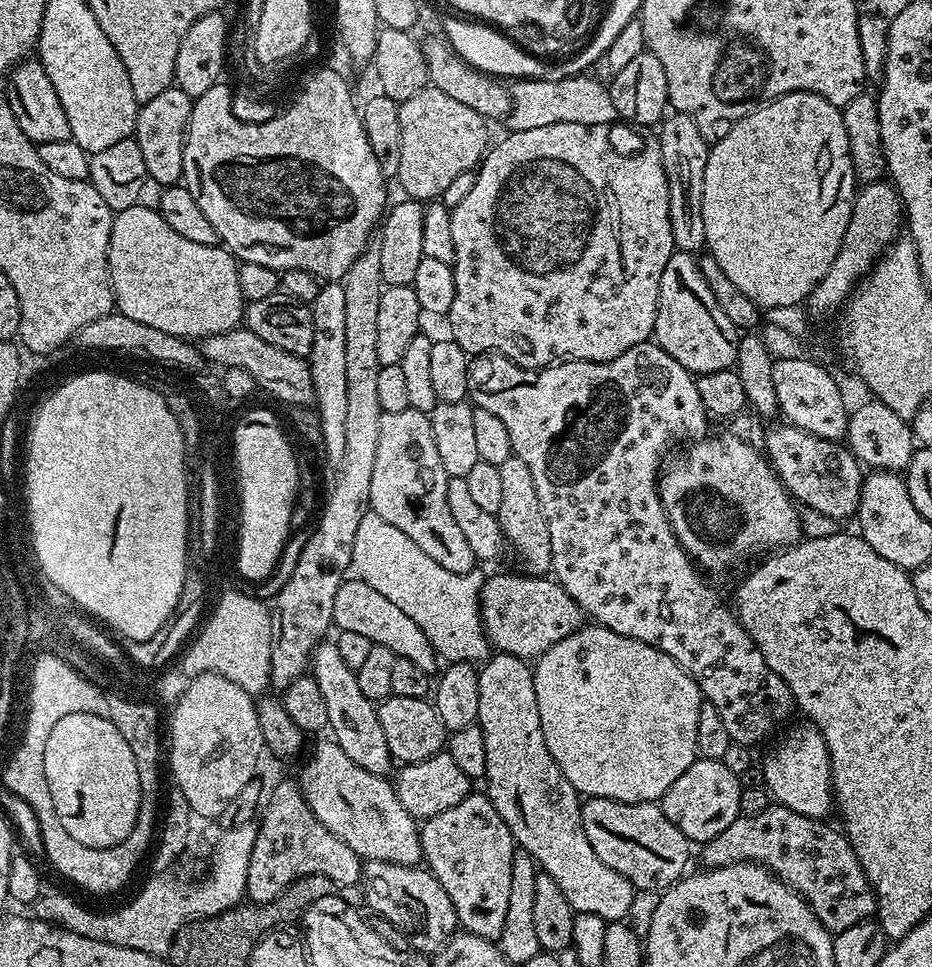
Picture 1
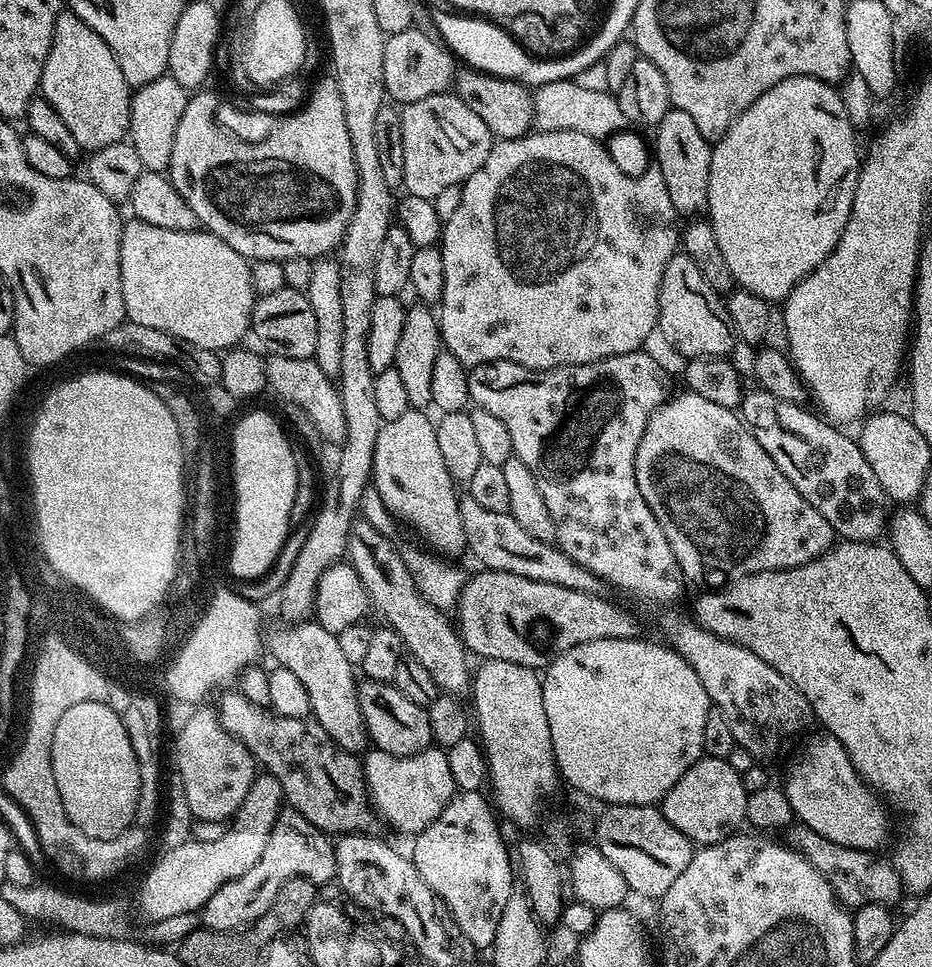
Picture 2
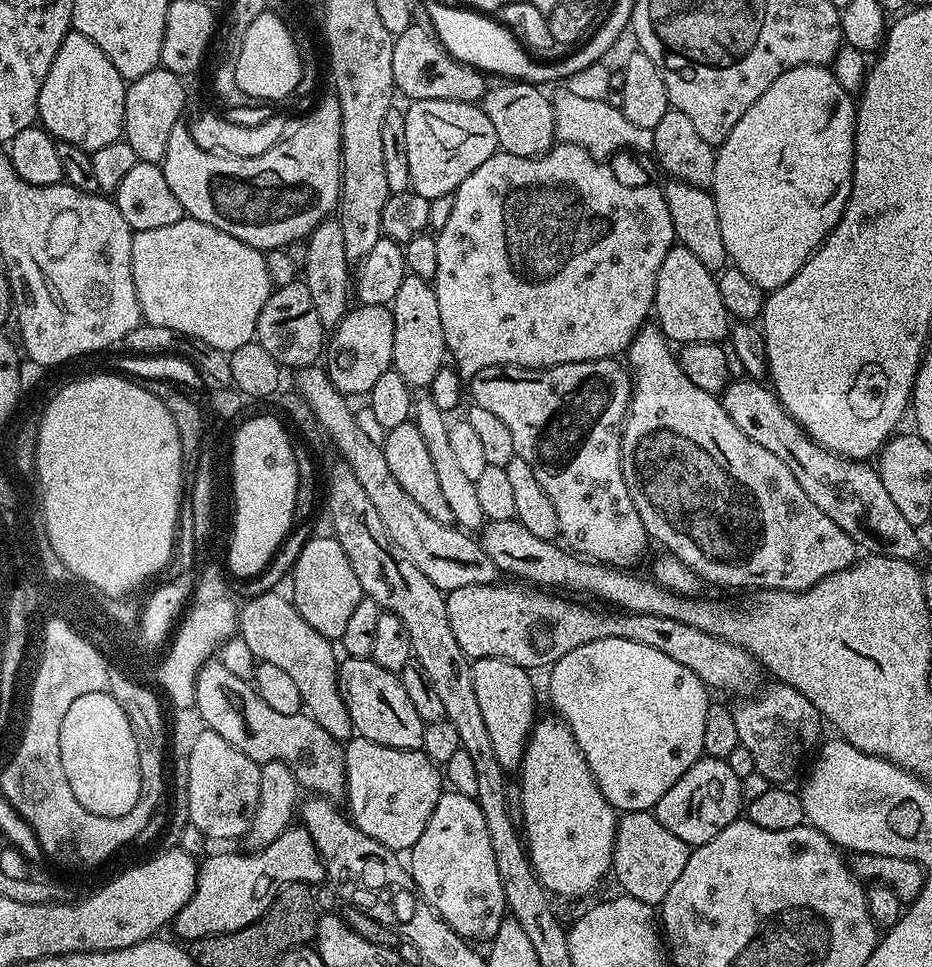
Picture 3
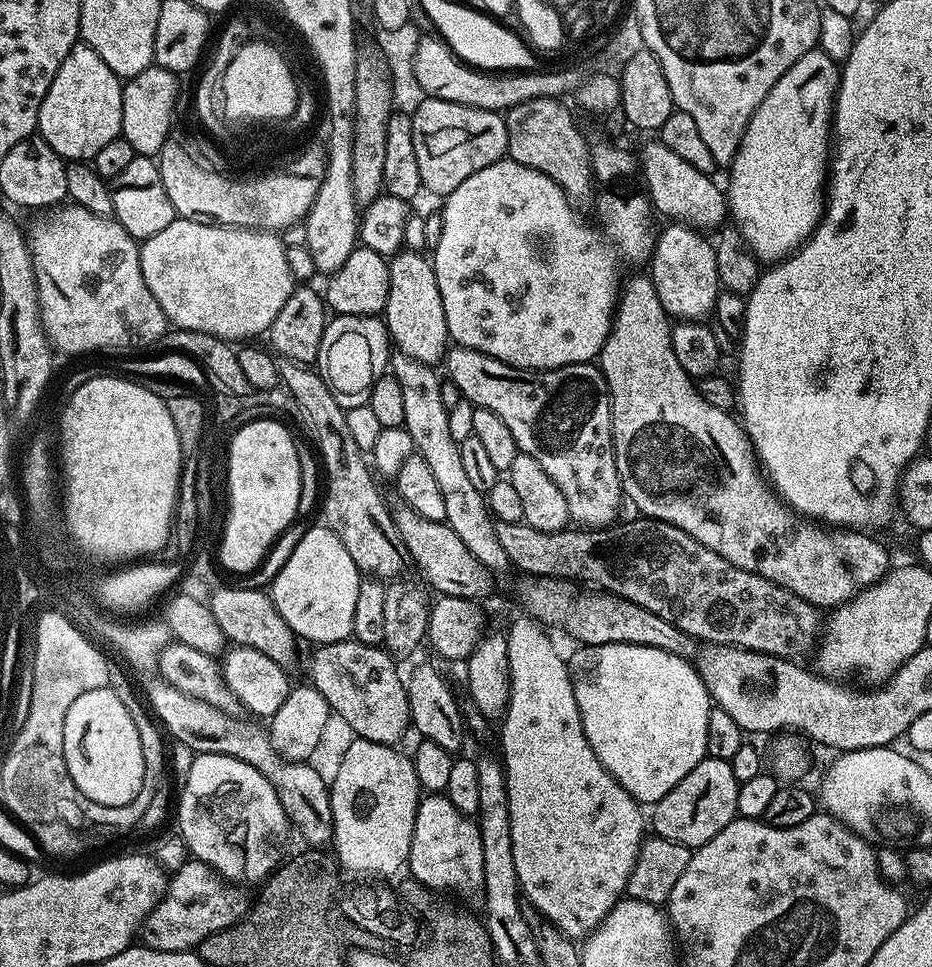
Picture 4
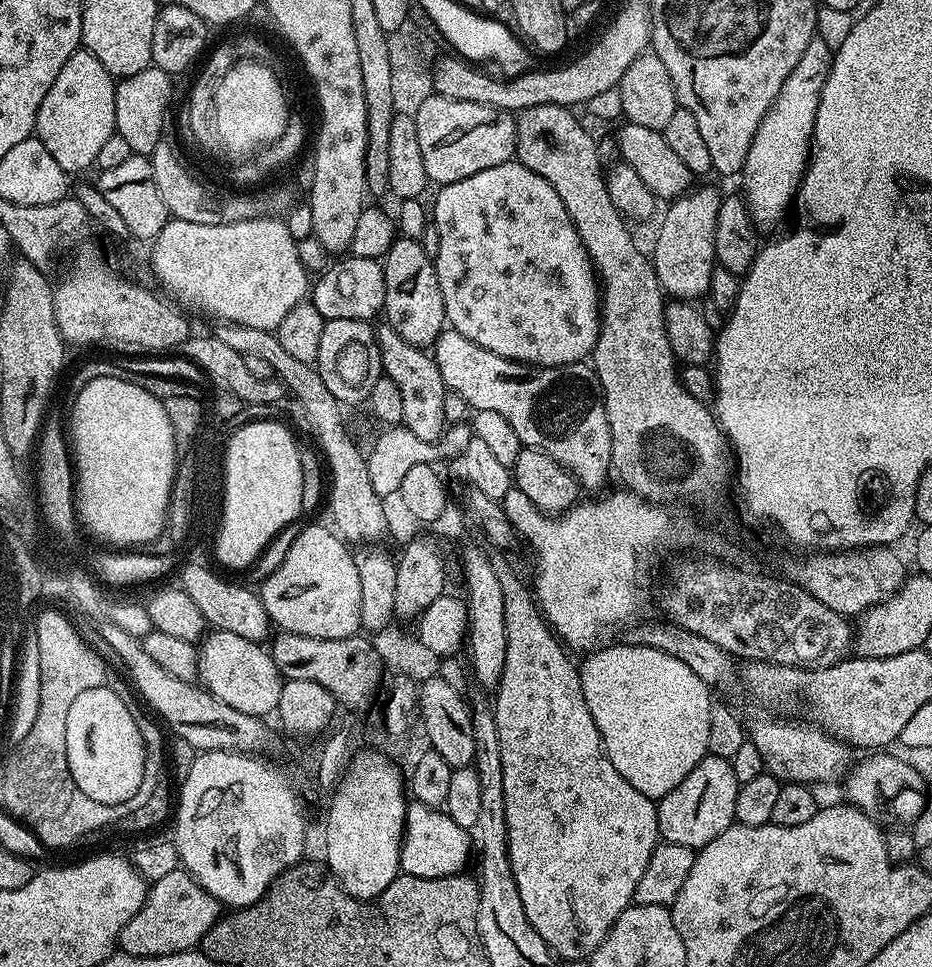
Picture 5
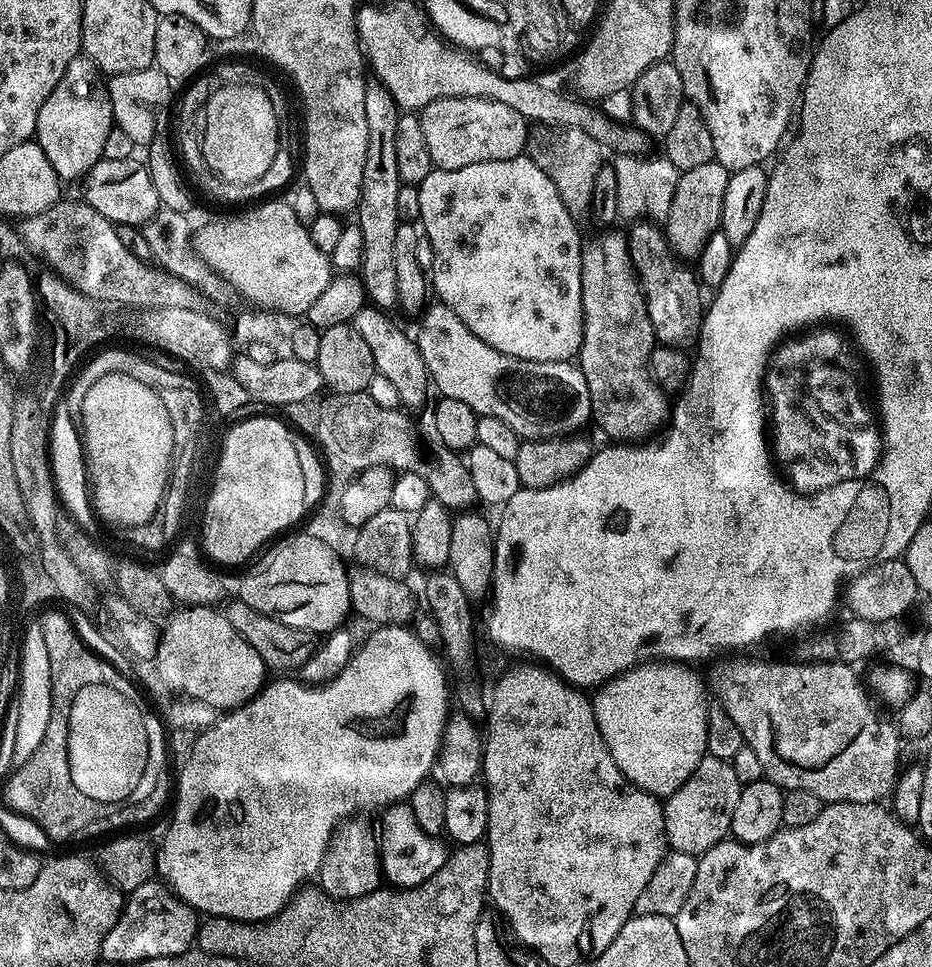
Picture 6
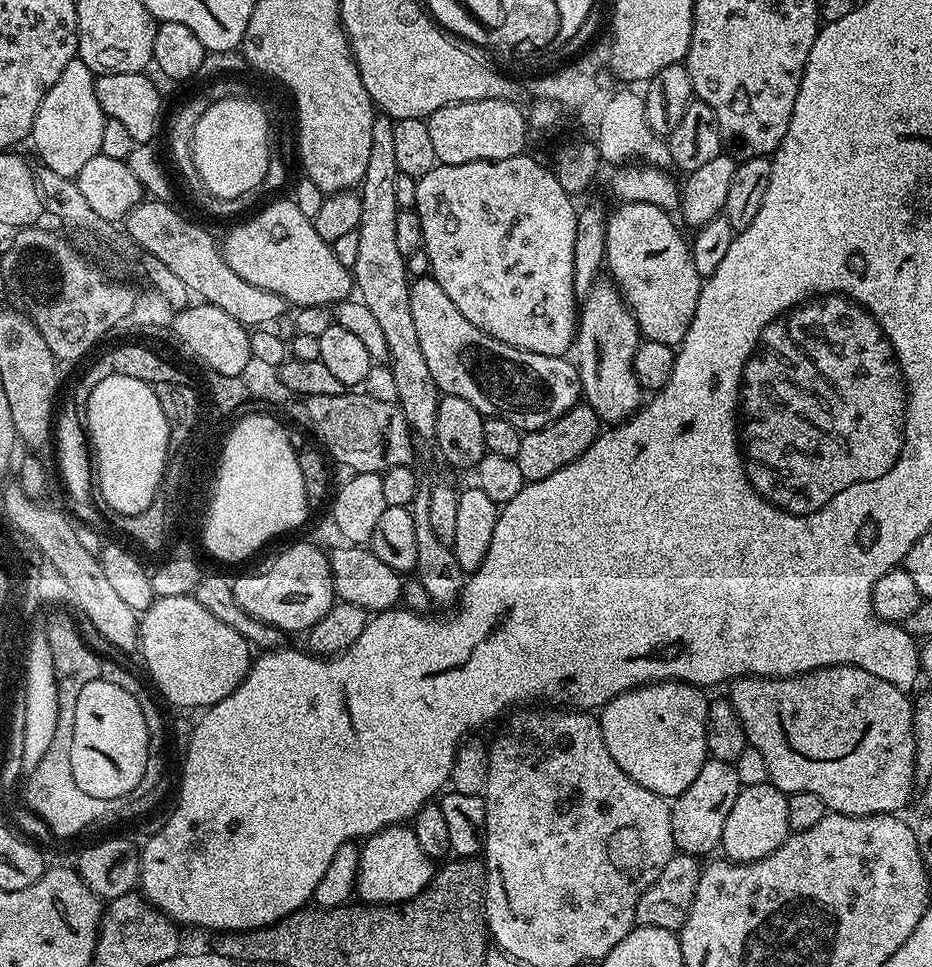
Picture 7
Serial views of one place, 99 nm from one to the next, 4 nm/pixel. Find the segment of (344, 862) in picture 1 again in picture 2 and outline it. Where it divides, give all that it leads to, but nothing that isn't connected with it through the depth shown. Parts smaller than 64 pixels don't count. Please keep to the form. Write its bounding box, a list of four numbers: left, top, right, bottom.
[198,810,336,932]

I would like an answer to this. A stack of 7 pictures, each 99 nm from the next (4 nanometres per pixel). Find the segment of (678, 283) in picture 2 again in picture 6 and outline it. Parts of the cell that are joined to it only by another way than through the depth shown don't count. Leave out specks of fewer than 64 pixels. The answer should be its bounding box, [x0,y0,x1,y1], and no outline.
[666,158,730,261]

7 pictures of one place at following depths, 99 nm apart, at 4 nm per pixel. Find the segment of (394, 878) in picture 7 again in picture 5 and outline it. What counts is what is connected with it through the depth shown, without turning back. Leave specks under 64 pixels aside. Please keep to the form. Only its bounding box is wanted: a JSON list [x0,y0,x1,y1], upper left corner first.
[400,803,474,878]

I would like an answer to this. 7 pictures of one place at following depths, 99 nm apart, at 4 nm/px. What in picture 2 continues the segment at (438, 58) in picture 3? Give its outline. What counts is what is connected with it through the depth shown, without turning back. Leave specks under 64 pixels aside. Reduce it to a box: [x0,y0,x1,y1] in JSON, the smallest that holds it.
[382,26,458,105]

